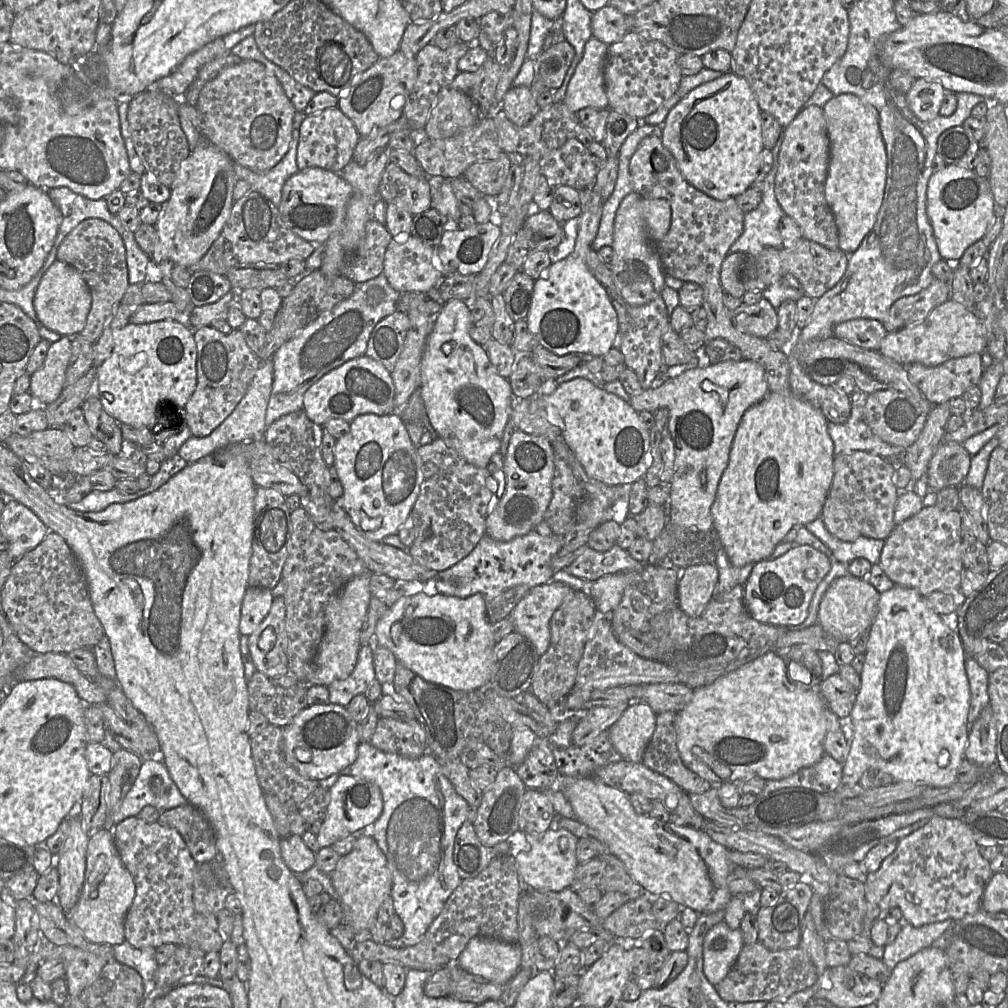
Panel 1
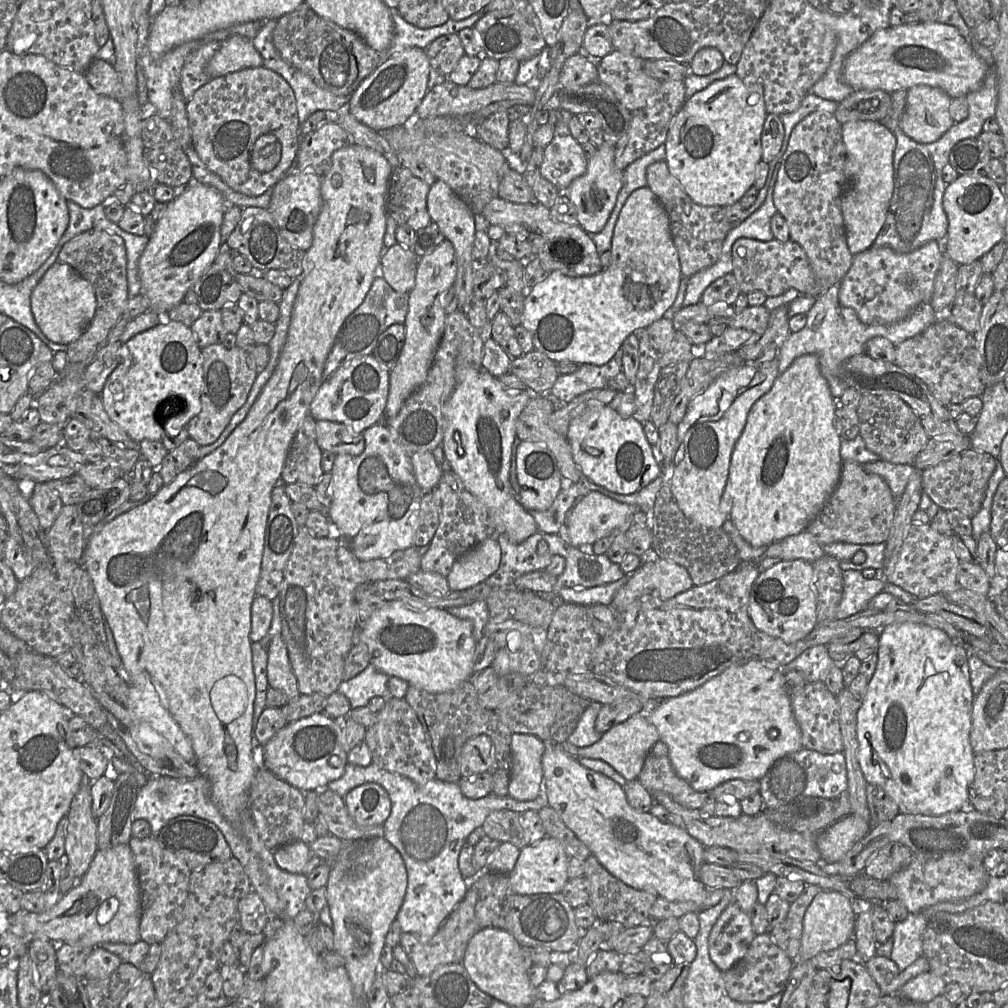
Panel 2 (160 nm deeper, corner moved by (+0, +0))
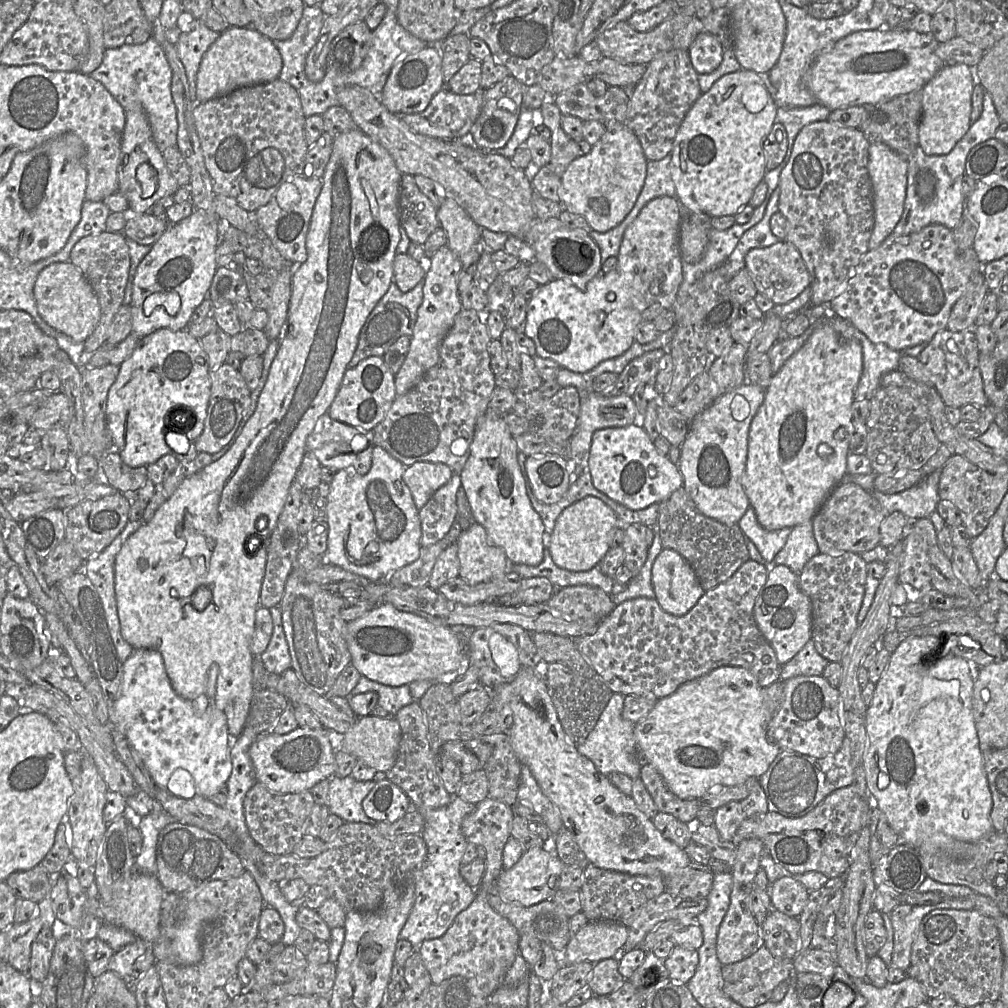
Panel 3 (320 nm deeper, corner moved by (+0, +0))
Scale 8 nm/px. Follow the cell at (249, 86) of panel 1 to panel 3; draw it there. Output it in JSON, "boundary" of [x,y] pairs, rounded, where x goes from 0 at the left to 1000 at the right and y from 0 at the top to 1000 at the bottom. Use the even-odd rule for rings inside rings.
{"boundary":[[[277,77],[262,83],[240,86],[203,101],[195,101],[191,116],[204,168],[213,192],[233,197],[246,210],[264,203],[276,187],[294,174],[301,174],[306,144],[303,115],[296,91]]]}

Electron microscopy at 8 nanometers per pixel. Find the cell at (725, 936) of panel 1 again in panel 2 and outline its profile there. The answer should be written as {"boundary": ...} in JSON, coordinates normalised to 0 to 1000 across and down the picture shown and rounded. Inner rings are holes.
{"boundary":[[[726,894],[715,906],[703,927],[703,947],[716,964],[741,945],[748,930],[743,907]]]}

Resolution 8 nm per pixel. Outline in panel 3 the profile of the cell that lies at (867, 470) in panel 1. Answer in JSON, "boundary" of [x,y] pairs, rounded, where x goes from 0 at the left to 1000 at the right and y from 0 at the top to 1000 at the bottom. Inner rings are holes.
{"boundary":[[[835,478],[824,488],[805,517],[814,549],[854,550],[873,540],[873,521],[876,516],[876,505],[868,493],[848,479]]]}

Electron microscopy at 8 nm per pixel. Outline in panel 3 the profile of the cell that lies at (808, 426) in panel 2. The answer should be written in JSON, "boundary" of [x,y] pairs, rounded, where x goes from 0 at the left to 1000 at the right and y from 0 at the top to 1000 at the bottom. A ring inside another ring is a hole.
{"boundary":[[[821,319],[811,323],[799,341],[767,372],[742,432],[742,449],[735,480],[753,520],[761,526],[787,524],[806,516],[840,468],[846,430],[845,400],[856,368],[855,343],[834,334]]]}

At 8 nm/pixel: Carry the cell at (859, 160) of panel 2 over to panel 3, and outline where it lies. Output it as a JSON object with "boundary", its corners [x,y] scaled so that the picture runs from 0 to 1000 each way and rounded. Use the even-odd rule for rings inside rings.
{"boundary":[[[864,141],[862,145],[861,170],[866,187],[868,220],[862,238],[862,247],[867,248],[885,231],[894,217],[900,188],[901,162],[895,155],[873,141]]]}

